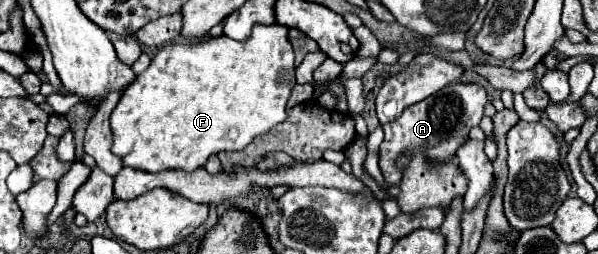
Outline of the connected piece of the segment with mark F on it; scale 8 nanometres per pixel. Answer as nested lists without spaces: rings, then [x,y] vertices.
[[[253,25],[251,37],[245,41],[235,41],[229,39],[227,35],[221,37],[211,37],[205,41],[197,43],[175,43],[175,45],[165,45],[159,49],[159,53],[151,59],[151,65],[147,71],[143,71],[121,95],[117,107],[111,113],[111,129],[113,129],[113,153],[123,157],[125,167],[137,167],[143,171],[163,171],[163,169],[185,169],[193,171],[199,165],[205,165],[209,155],[219,153],[219,151],[241,151],[245,145],[249,145],[257,135],[269,133],[277,123],[283,123],[287,117],[287,101],[291,95],[291,89],[295,85],[295,51],[293,45],[289,43],[289,29],[283,25]]]

